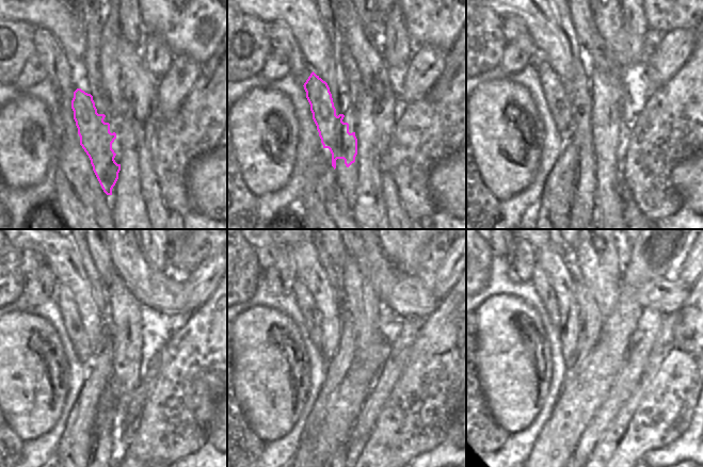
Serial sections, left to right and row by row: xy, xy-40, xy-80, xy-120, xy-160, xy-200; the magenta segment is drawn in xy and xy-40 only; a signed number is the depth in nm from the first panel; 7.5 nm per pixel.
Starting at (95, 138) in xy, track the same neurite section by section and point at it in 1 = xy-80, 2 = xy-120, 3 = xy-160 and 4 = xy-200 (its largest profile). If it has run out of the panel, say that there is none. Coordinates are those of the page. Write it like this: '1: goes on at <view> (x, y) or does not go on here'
1: goes on at xy-80 (575, 128)
2: goes on at xy-120 (68, 307)
3: goes on at xy-160 (305, 301)
4: goes on at xy-200 (542, 286)

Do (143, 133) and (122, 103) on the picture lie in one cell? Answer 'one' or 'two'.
two

